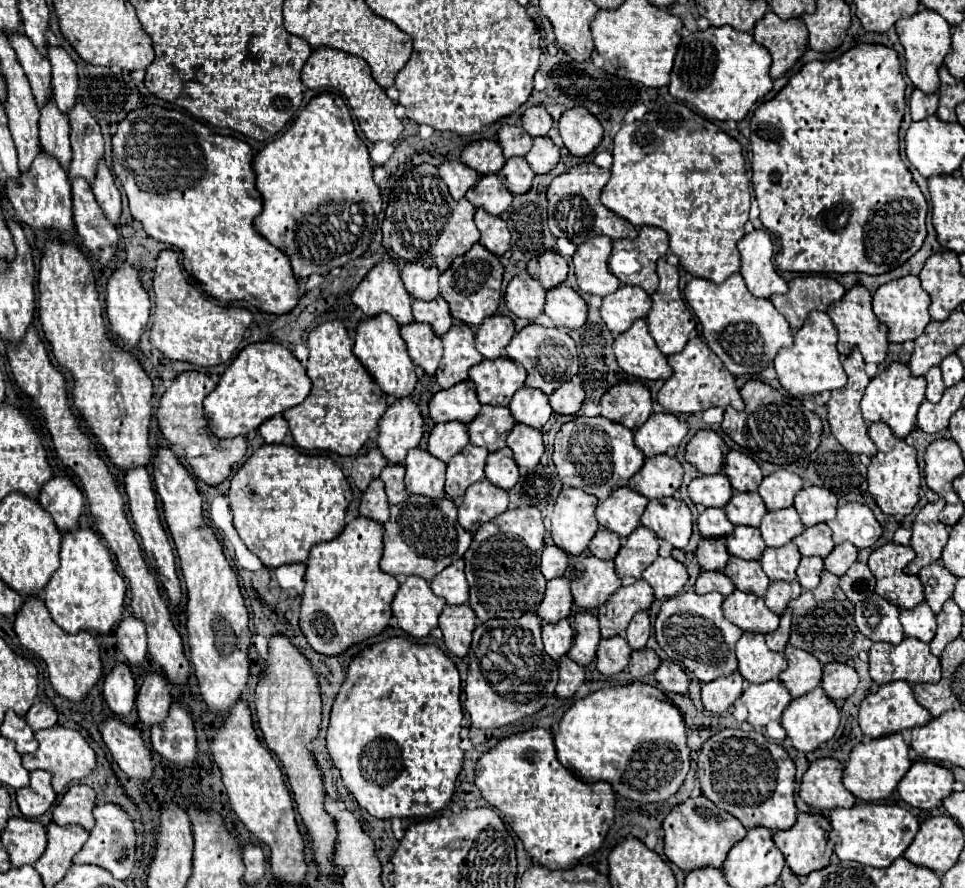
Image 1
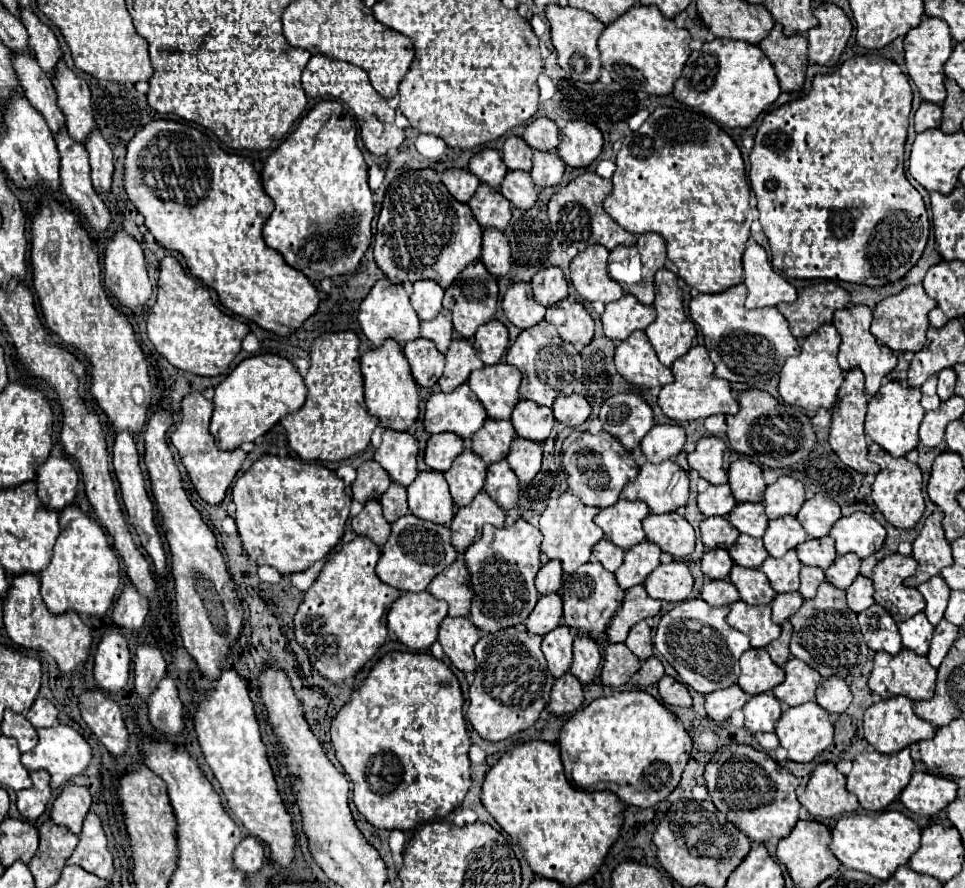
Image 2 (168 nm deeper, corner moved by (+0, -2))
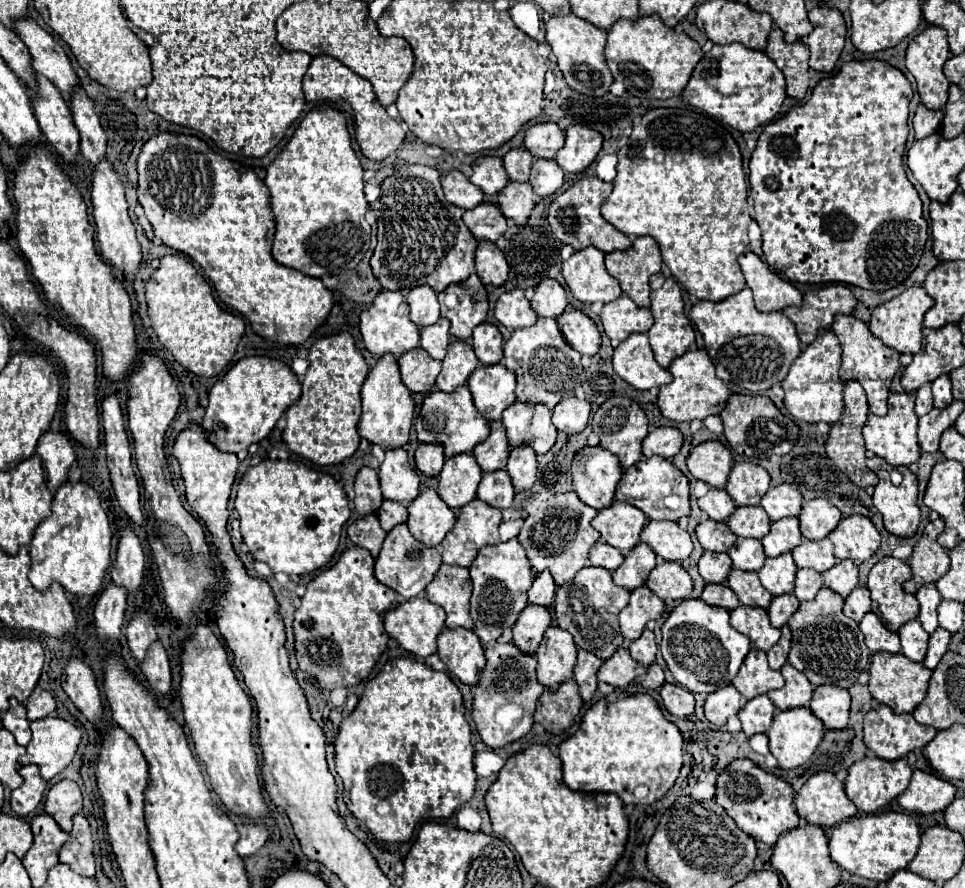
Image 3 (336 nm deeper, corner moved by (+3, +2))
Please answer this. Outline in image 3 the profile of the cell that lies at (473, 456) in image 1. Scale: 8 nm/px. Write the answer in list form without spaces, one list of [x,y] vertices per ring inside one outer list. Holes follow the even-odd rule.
[[[472,454],[452,456],[444,462],[438,482],[438,496],[450,508],[462,508],[476,496],[476,488],[482,478],[482,468]]]

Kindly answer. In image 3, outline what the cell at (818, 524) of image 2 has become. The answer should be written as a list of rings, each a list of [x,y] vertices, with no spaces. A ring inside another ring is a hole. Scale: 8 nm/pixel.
[[[814,498],[802,506],[798,516],[800,530],[806,540],[826,538],[842,520],[842,512],[824,498]]]

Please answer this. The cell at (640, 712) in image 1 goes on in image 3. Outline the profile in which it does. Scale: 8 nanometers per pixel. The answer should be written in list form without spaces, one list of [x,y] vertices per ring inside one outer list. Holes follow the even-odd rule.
[[[616,690],[594,702],[582,716],[580,728],[574,732],[574,736],[566,738],[558,746],[564,782],[568,788],[578,792],[612,792],[624,804],[652,804],[674,786],[680,774],[684,754],[682,742],[684,740],[678,726],[662,714],[662,708],[650,694],[628,694],[624,690]],[[638,786],[646,786],[648,794],[638,798],[634,792]]]

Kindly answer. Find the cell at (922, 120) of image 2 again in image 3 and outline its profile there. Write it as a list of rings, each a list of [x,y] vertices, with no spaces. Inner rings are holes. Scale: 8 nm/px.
[[[920,104],[916,108],[914,120],[912,120],[916,138],[920,140],[924,136],[930,136],[930,132],[938,132],[940,130],[940,124],[942,124],[942,116],[944,116],[942,110],[930,110],[924,104]]]

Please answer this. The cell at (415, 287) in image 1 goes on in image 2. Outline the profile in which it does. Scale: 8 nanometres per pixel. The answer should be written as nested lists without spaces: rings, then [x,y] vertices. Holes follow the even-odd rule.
[[[419,280],[413,284],[411,304],[419,316],[419,320],[433,320],[441,312],[443,288],[433,280]]]

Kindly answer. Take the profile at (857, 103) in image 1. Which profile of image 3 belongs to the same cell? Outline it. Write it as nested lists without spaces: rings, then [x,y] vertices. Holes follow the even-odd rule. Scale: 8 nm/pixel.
[[[852,60],[846,62],[834,76],[822,78],[806,104],[794,106],[786,116],[770,122],[758,138],[756,150],[750,158],[750,196],[754,200],[756,216],[762,230],[762,250],[764,258],[772,270],[780,272],[792,282],[820,284],[820,282],[844,282],[860,286],[866,290],[888,290],[906,280],[906,276],[918,266],[924,244],[928,240],[928,224],[922,216],[922,200],[916,188],[908,182],[904,170],[904,150],[908,138],[908,104],[912,100],[912,86],[908,78],[884,60]]]

